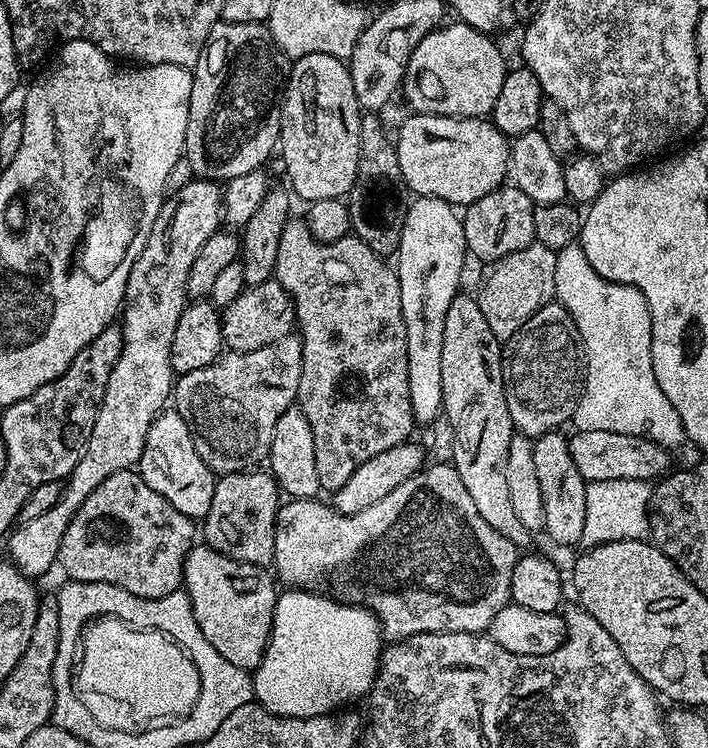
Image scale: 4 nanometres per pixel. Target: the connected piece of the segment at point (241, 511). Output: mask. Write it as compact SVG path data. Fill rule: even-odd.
M249 470L220 476L210 510L202 517L203 543L244 564L267 569L274 558L276 515L281 503L282 493L271 471Z

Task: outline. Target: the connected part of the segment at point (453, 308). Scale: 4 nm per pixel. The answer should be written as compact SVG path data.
M457 294L454 302L450 302L450 310L446 310L446 330L442 330L442 415L449 419L454 430L454 454L451 460L453 468L458 470L458 478L462 478L462 486L470 493L478 514L502 538L506 538L517 549L524 550L531 542L533 533L522 526L514 505L510 499L510 490L506 483L506 458L510 458L510 442L514 435L510 410L506 406L506 390L504 389L504 349L502 343L490 330L486 316L477 297L470 294Z

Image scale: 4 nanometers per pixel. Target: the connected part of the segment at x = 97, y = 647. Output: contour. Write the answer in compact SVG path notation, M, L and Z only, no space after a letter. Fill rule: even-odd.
M101 616L84 625L74 683L82 706L100 725L115 732L147 732L161 722L183 718L200 693L194 662L169 636L134 628L113 616Z

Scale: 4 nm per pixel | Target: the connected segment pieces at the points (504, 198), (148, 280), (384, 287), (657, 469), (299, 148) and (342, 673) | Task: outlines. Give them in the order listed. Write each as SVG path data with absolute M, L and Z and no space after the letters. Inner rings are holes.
M511 186L498 187L490 194L486 194L486 198L478 198L478 202L467 205L463 209L462 219L469 253L473 257L477 256L480 262L489 262L504 258L506 255L514 254L515 251L530 246L536 238L534 234L535 209L536 205L532 203L530 198L526 198L526 194L522 194L522 190Z
M192 179L182 190L171 193L160 207L158 218L150 230L150 238L146 238L146 246L142 254L134 262L130 270L128 285L124 291L122 305L122 331L124 345L122 354L110 374L110 382L106 382L104 401L100 404L98 418L94 418L94 430L90 430L90 442L86 442L86 450L74 466L74 470L66 477L62 498L54 506L54 510L46 510L38 518L30 518L30 522L20 524L12 529L7 537L7 559L16 565L17 570L26 577L37 578L48 572L57 563L62 546L62 538L66 526L74 518L74 514L82 506L82 502L102 484L110 474L127 472L135 469L140 462L140 455L146 446L148 428L154 422L157 412L165 411L167 402L174 392L174 373L170 366L170 342L174 338L174 329L178 327L178 318L182 314L186 301L189 299L188 279L194 266L194 258L198 258L198 250L202 250L202 242L210 238L222 224L222 188L214 180Z
M292 218L282 230L282 242L278 242L278 262L274 279L290 294L296 307L296 328L302 342L302 378L298 382L296 404L302 410L302 414L306 414L306 422L310 422L310 430L314 434L314 459L318 470L318 482L321 489L335 490L346 486L350 474L354 474L354 470L358 470L362 462L370 462L374 454L382 454L382 450L390 450L390 446L405 443L411 437L408 435L411 434L412 428L414 429L408 377L406 322L402 316L402 290L396 277L396 269L385 257L370 250L370 246L366 246L366 242L362 242L355 234L325 242L314 238L303 219Z
M576 430L571 433L568 445L570 458L574 458L574 466L578 466L578 474L582 474L586 482L611 480L652 482L669 471L667 449L647 440L645 436L614 434L614 430L586 430L585 432Z
M306 54L291 61L282 89L278 152L284 155L287 183L299 199L339 200L351 192L360 165L361 115L345 61L330 54Z
M284 590L276 597L272 637L259 666L254 670L252 690L255 703L270 714L285 718L314 718L335 713L351 700L363 701L380 671L382 625L366 608L342 604L327 594Z

